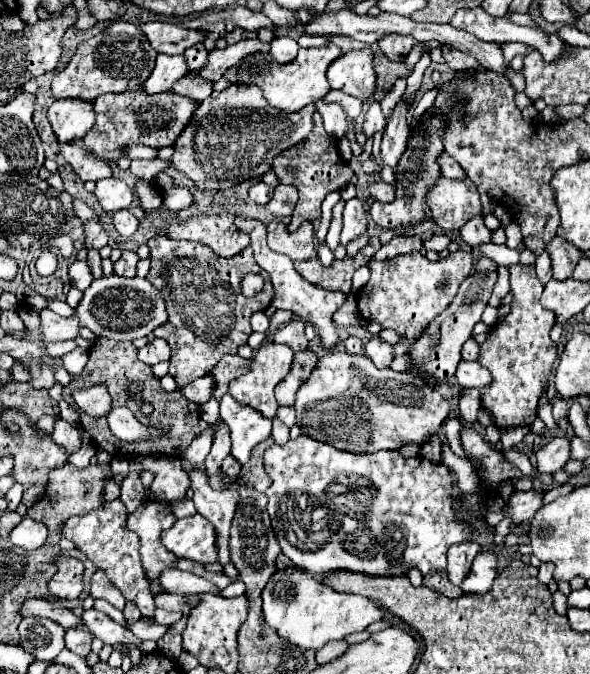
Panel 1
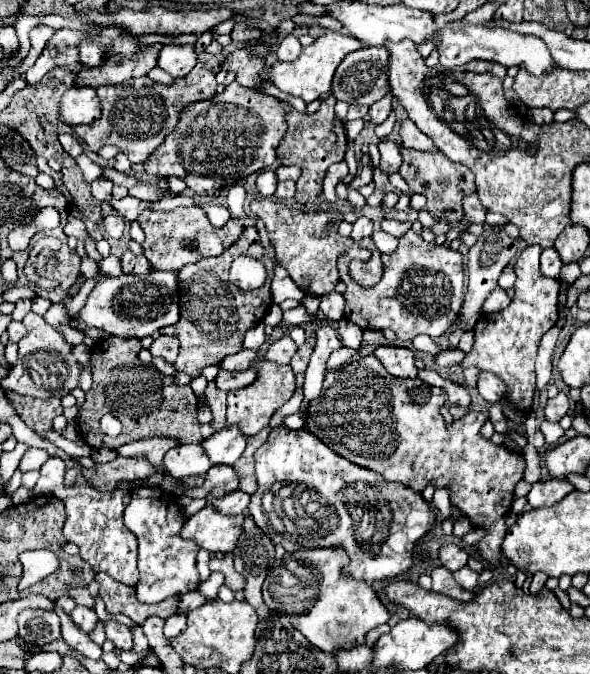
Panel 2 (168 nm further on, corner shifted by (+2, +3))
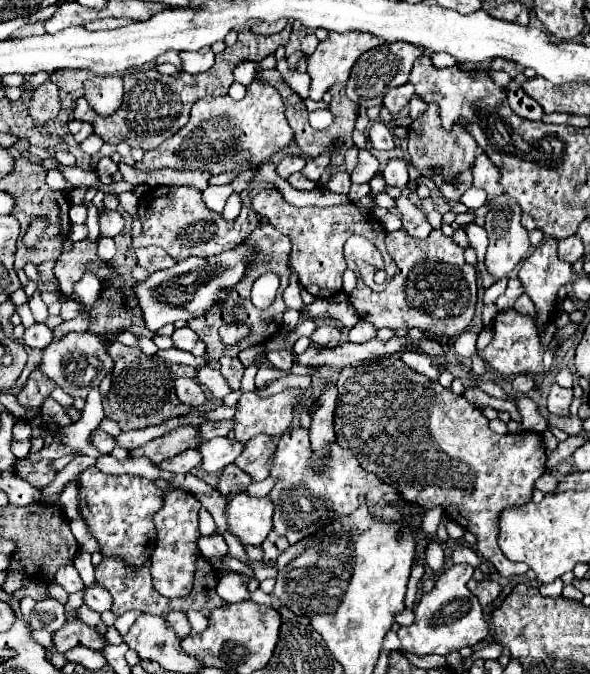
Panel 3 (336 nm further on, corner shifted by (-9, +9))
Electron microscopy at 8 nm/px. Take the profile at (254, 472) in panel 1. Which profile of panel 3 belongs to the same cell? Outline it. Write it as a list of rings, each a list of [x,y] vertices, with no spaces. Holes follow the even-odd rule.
[[[257,434],[245,444],[245,450],[239,454],[235,464],[241,470],[245,470],[253,480],[265,480],[269,476],[267,456],[271,456],[273,450],[275,450],[273,438],[267,434]]]

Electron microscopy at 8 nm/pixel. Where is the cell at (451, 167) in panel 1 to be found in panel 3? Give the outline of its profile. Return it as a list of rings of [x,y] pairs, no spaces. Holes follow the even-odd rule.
[[[413,96],[411,102],[409,102],[409,108],[411,108],[411,110],[409,110],[409,116],[411,116],[413,120],[417,120],[417,118],[427,110],[427,104],[425,104],[419,96]]]

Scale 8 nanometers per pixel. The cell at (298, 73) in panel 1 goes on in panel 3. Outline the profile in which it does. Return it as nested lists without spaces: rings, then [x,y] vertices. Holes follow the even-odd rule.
[[[329,32],[327,40],[319,42],[317,50],[307,56],[307,74],[311,76],[311,86],[309,86],[309,98],[311,100],[321,100],[323,94],[333,86],[333,84],[345,84],[347,78],[349,78],[349,72],[351,72],[351,66],[355,64],[355,60],[371,50],[371,48],[377,48],[381,46],[383,40],[375,38],[375,36],[369,36],[369,34],[363,34],[363,32],[343,32],[343,34],[337,34],[337,32]]]

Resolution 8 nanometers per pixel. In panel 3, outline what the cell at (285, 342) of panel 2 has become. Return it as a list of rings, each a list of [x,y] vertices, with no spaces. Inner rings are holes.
[[[273,350],[269,352],[269,362],[275,366],[275,368],[281,368],[281,370],[289,370],[293,366],[293,352],[289,350]]]

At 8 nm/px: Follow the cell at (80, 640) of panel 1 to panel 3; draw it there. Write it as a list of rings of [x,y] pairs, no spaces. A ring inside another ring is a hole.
[[[93,586],[89,590],[85,590],[85,604],[95,610],[95,612],[105,612],[111,608],[113,600],[111,600],[111,594],[103,588],[103,586]]]

